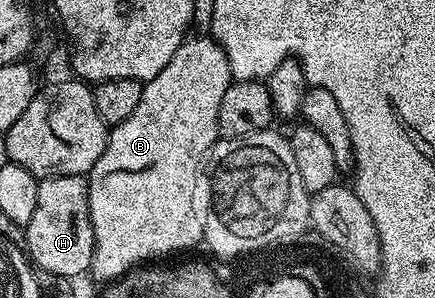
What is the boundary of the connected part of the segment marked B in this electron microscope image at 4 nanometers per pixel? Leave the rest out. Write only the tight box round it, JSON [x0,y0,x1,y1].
[87,37,231,281]

